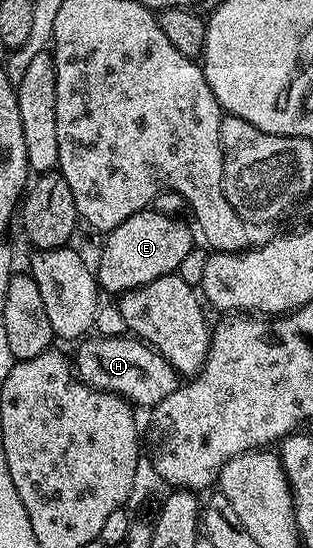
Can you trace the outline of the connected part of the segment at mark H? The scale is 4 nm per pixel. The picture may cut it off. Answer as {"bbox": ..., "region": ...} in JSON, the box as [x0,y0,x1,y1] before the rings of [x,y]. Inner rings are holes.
{"bbox":[75,335,179,407],"region":[[[132,335],[124,336],[90,336],[82,340],[77,345],[79,347],[77,361],[75,357],[75,372],[84,385],[90,385],[92,389],[101,389],[105,393],[116,393],[134,407],[155,406],[167,399],[167,395],[174,393],[179,384],[179,374],[144,341],[139,341]]]}

